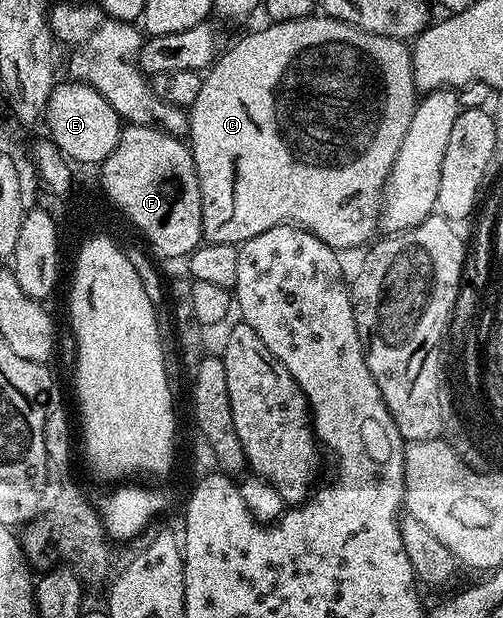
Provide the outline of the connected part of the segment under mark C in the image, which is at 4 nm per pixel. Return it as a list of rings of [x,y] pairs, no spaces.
[[[325,16],[266,24],[263,30],[254,30],[244,35],[239,42],[232,43],[227,50],[225,47],[215,58],[214,65],[205,71],[200,84],[200,96],[196,96],[188,108],[188,145],[194,157],[200,186],[203,239],[216,244],[241,244],[252,240],[252,236],[260,236],[260,232],[268,232],[268,228],[289,224],[312,232],[312,236],[339,252],[354,250],[362,245],[365,247],[375,237],[374,229],[379,229],[382,189],[414,115],[416,91],[410,51],[411,47],[405,41],[373,35],[352,24]]]

